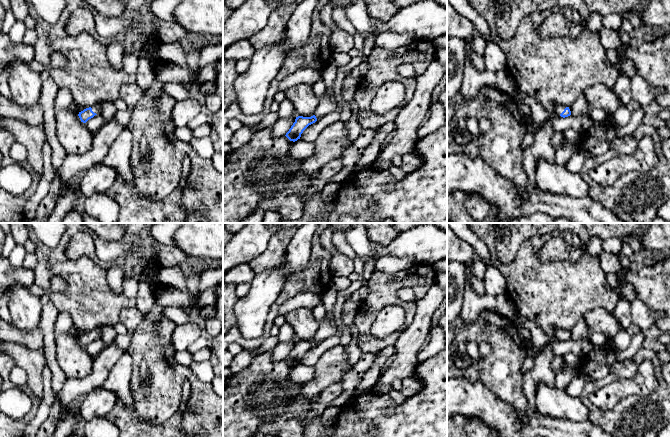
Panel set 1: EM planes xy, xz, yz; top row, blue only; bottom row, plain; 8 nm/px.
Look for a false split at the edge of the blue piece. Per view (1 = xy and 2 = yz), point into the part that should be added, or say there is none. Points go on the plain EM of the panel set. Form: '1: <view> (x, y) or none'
1: xy (96, 332)
2: yz (560, 332)

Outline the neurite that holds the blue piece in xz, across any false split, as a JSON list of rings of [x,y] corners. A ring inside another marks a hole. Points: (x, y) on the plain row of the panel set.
[[[328,312],[323,321],[319,324],[314,339],[311,341],[296,341],[295,346],[285,360],[290,365],[295,366],[300,363],[301,358],[309,349],[315,347],[321,341],[335,335],[338,332],[338,326],[333,323],[333,318],[334,312]]]

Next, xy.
[[[99,326],[92,329],[89,332],[84,333],[83,335],[79,336],[78,340],[81,346],[86,347],[89,343],[93,342],[95,339],[99,338],[101,335],[101,329],[104,326]]]

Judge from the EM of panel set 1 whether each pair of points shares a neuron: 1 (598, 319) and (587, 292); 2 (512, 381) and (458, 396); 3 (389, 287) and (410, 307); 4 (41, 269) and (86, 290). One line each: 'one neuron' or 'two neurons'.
1: two neurons
2: two neurons
3: one neuron
4: one neuron

